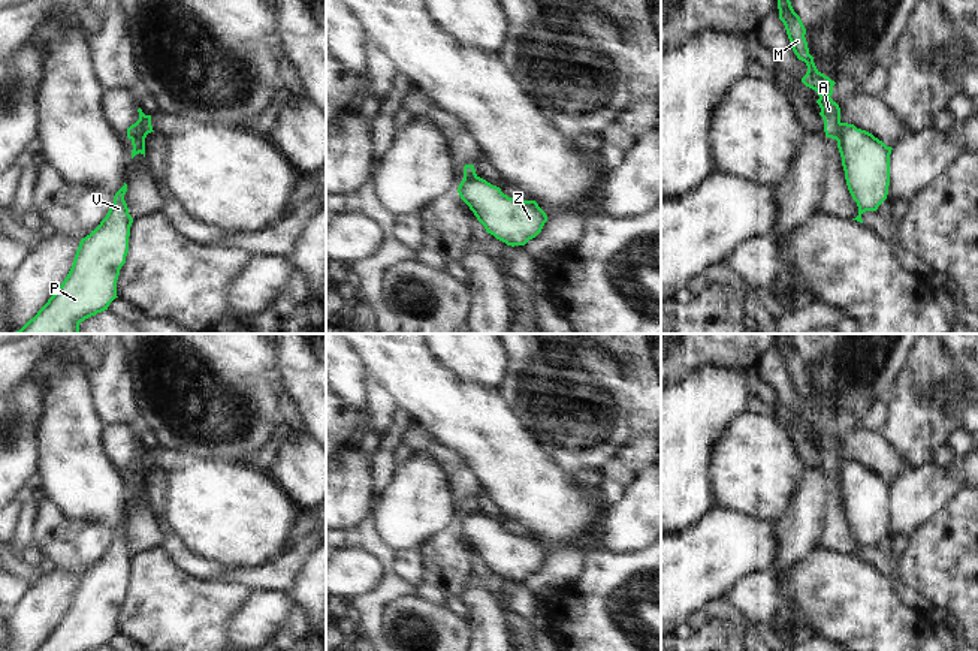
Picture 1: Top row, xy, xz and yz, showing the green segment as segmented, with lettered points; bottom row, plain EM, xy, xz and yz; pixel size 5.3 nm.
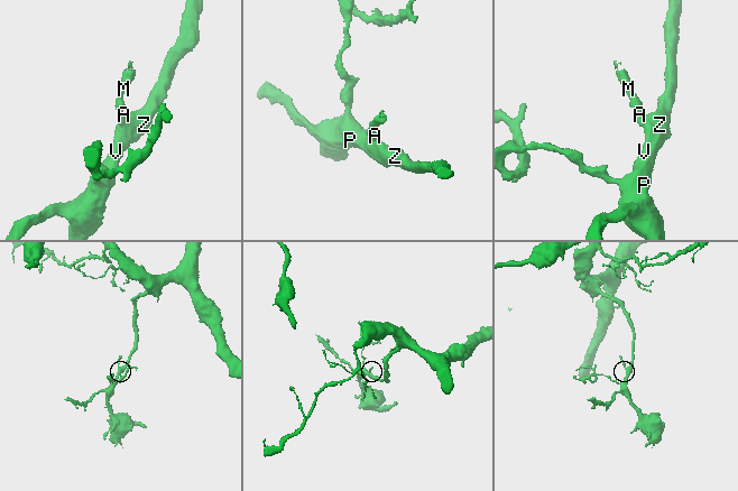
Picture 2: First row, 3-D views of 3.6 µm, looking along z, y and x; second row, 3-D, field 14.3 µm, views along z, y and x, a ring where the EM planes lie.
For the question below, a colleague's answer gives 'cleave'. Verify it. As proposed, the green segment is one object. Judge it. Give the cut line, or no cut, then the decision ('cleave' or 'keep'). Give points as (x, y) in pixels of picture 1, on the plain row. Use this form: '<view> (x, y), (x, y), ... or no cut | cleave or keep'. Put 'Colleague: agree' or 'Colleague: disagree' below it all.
xy (145, 451), (142, 454), (142, 467), (132, 476) | cleave
Colleague: agree

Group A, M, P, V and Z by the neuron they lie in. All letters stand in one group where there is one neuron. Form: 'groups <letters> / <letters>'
groups A M / P V Z

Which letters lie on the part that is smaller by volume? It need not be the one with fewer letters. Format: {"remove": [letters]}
{"remove": ["A", "M"]}

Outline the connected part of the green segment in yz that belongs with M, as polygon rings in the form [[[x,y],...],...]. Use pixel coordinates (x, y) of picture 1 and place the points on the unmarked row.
[[[778,334],[778,344],[779,355],[785,361],[794,389],[808,401],[808,407],[802,413],[802,418],[806,422],[815,425],[819,431],[816,438],[821,443],[819,450],[824,455],[825,471],[839,476],[839,471],[842,468],[840,443],[830,433],[833,430],[833,421],[836,418],[816,404],[814,392],[809,389],[808,377],[805,373],[806,364],[800,352],[794,347],[790,334]]]

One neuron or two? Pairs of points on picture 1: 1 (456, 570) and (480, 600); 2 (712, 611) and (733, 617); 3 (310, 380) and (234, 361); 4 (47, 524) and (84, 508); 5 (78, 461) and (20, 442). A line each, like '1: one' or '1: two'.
1: two
2: one
3: two
4: two
5: two

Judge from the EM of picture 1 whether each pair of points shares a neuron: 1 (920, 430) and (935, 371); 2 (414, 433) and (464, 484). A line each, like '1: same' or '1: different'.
1: same
2: same

